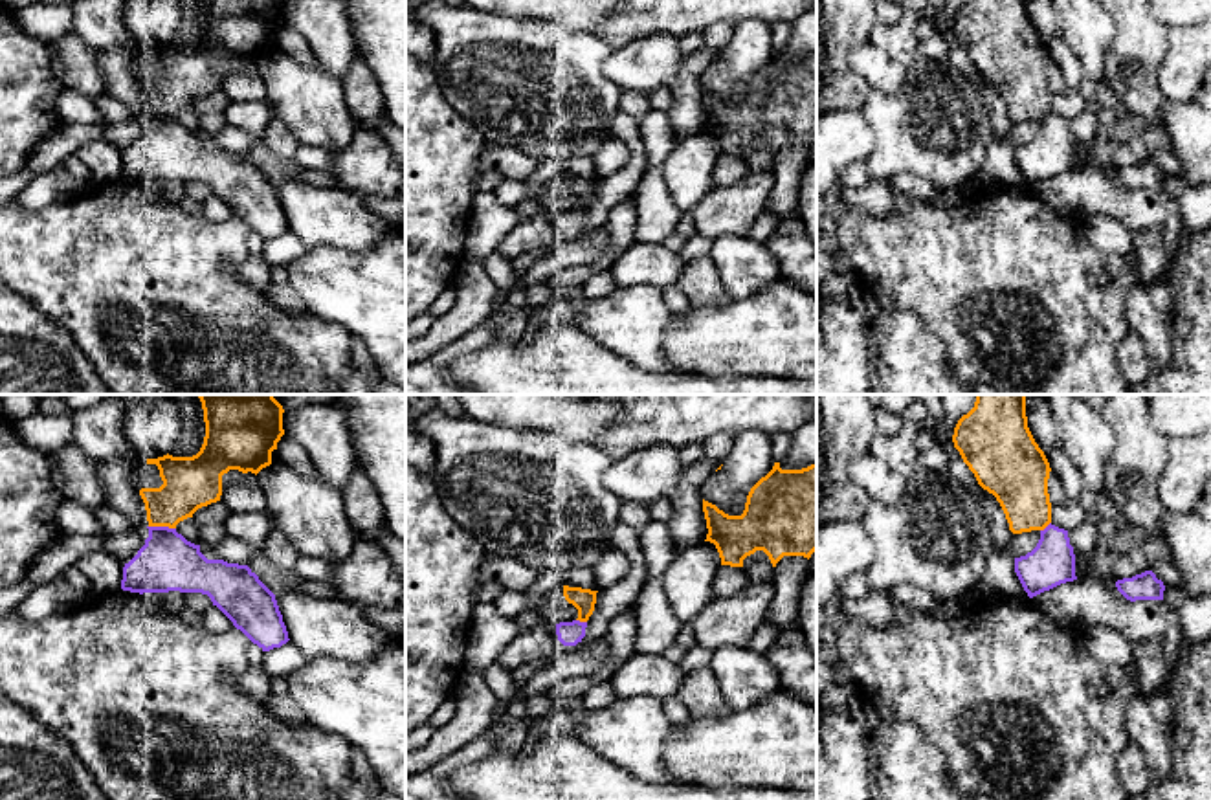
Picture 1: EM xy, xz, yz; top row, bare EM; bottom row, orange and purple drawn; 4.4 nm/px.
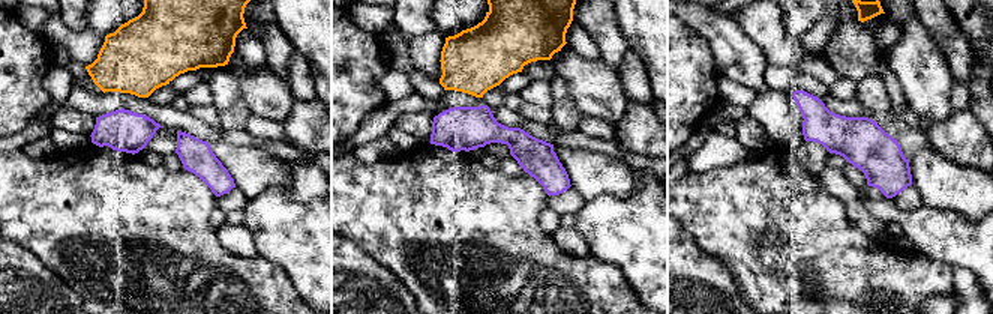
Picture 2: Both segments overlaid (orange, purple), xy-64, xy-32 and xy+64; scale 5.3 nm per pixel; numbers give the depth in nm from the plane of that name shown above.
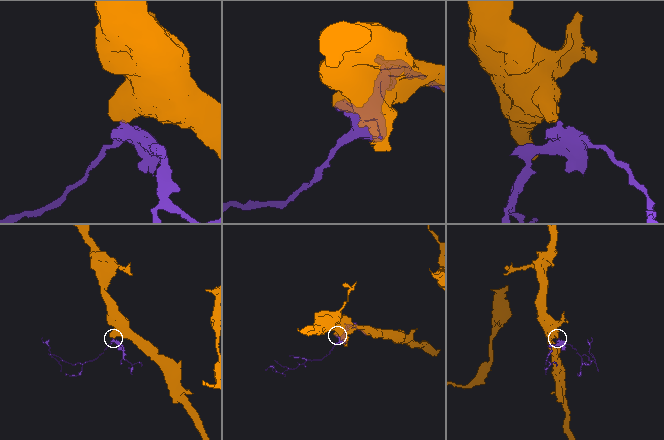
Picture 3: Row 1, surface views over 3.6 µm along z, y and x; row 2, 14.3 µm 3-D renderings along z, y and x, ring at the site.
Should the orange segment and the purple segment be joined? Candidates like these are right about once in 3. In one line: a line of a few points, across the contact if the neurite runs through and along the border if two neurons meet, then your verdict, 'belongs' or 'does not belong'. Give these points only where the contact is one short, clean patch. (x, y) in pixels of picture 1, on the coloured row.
does not belong

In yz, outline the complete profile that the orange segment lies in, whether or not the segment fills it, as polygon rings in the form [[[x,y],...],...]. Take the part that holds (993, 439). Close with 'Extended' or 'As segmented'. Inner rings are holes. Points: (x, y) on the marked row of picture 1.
[[[976,394],[952,442],[978,484],[1000,503],[1013,534],[1051,523],[1051,468],[1028,428],[1026,394]]]. As segmented

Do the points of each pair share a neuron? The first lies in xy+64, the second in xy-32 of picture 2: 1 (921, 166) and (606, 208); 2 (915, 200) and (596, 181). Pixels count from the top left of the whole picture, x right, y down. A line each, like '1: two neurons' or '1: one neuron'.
1: two neurons
2: two neurons

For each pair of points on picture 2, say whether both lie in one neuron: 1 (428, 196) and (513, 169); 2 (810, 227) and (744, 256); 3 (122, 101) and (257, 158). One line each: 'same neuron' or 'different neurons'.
1: different neurons
2: same neuron
3: different neurons

